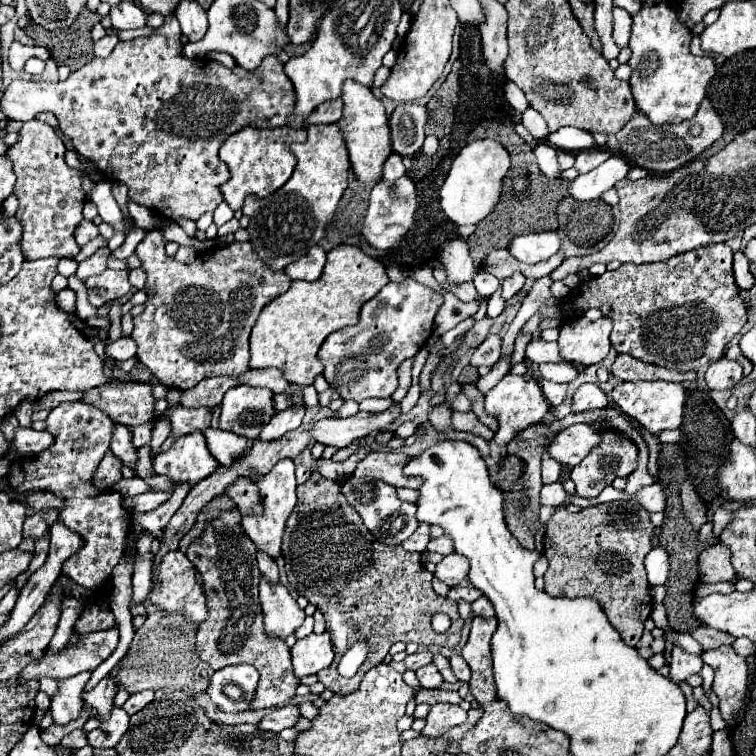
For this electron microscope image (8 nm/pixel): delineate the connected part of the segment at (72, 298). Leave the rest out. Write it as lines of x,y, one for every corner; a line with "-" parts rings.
64,288
62,292
58,292
58,296
56,296
56,304
64,310
64,312
74,312
74,308
76,308
76,294
70,290
70,288

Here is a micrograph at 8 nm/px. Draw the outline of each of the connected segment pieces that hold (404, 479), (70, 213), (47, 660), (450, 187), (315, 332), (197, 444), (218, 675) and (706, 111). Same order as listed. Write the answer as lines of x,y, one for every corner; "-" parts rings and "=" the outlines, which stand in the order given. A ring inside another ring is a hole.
372,452
368,454
358,468
354,470
356,478
362,476
372,476
378,478
394,488
420,488
422,482
418,478
408,478
402,468
406,464
406,460
410,460
410,456
400,454
400,452
=
30,120
22,126
20,138
8,148
6,156
14,162
16,186
14,194
20,200
16,216
24,224
22,252
26,260
38,258
74,258
80,246
74,240
74,230
82,222
86,194
82,190
82,174
64,162
66,146
52,126
40,120
=
118,628
84,634
78,644
66,646
60,654
44,654
40,662
28,664
20,676
20,682
28,682
32,678
40,680
44,676
62,680
84,670
96,670
98,664
102,664
116,650
116,646
=
476,140
460,150
440,190
440,204
454,224
478,224
500,202
502,182
510,170
510,154
496,140
=
336,246
328,252
328,262
316,282
292,282
288,292
262,308
250,334
250,368
278,368
292,384
312,384
324,372
318,350
326,336
356,324
362,304
374,298
386,282
384,264
362,252
360,246
=
200,430
178,436
166,452
160,452
154,460
154,470
178,484
198,484
218,468
218,460
210,456
206,438
=
238,664
238,666
226,666
218,672
214,672
210,686
208,686
208,696
210,700
222,710
222,712
248,712
250,710
250,702
254,700
254,692
256,692
256,684
260,680
260,674
254,666
248,664
-
226,684
236,684
242,688
244,696
240,700
232,700
224,694
224,686
=
708,98
702,100
698,114
692,120
686,120
678,126
658,126
648,120
648,116
642,116
642,112
634,112
634,116
624,124
624,128
616,134
620,142
620,154
632,164
632,166
642,166
650,172
672,172
686,162
692,162
700,152
704,152
708,146
712,146
716,140
722,138
724,124
720,116
714,112
712,104

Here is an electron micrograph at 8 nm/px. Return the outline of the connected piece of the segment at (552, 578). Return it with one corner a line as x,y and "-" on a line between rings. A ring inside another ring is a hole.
636,500
600,504
584,508
578,514
558,506
546,524
544,536
546,558
550,562
544,574
544,592
550,592
550,596
590,596
598,600
622,640
628,646
636,646
644,622
654,608
644,568
644,558
652,550
652,538
654,524
650,522
650,514

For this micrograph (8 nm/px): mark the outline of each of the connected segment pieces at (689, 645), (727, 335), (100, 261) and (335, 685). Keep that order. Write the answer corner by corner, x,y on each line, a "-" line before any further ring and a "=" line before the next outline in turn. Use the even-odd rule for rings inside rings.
664,630
664,636
666,636
666,640
672,640
674,644
680,644
686,652
690,652
690,654
702,654
704,650
702,650
702,646
690,636
690,634
680,634
680,632
666,632
=
708,244
686,254
672,256
670,260
656,264
622,264
614,272
604,272
600,278
590,280
590,288
572,300
554,308
540,308
546,316
540,328
552,328
566,322
566,310
572,316
584,314
588,308
602,308
602,314
614,322
610,340
618,354
630,354
638,360
672,368
688,370
690,366
708,366
708,362
720,360
728,342
734,338
734,328
744,328
746,308
738,296
738,286
732,274
732,250
726,244
=
104,244
104,246
98,248
88,260
84,260
84,262
78,264
76,276
78,276
80,280
86,280
86,278
90,278
90,276
94,276
94,274
104,272
108,256
110,256
110,248
108,248
108,244
=
312,472
312,476
298,486
298,504
286,522
282,556
290,584
300,596
324,612
336,658
330,668
318,672
318,678
336,694
358,690
364,674
384,660
394,642
454,648
460,640
464,620
458,614
458,606
454,600
434,592
434,576
424,568
422,554
406,552
402,544
388,546
374,540
358,512
342,496
340,484
326,480
318,472
-
436,612
446,612
452,618
452,626
446,634
436,634
430,626
430,618
-
358,640
368,642
368,658
354,678
342,678
336,666
342,654

